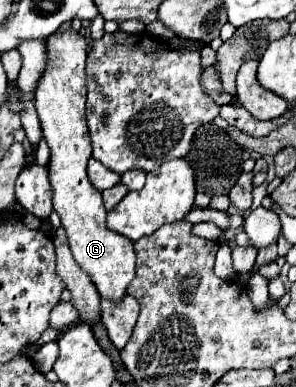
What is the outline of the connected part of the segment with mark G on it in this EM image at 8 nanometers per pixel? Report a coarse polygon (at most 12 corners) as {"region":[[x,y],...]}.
{"region":[[47,37],[35,89],[53,205],[75,261],[121,301],[133,241],[87,177],[87,41]]}

